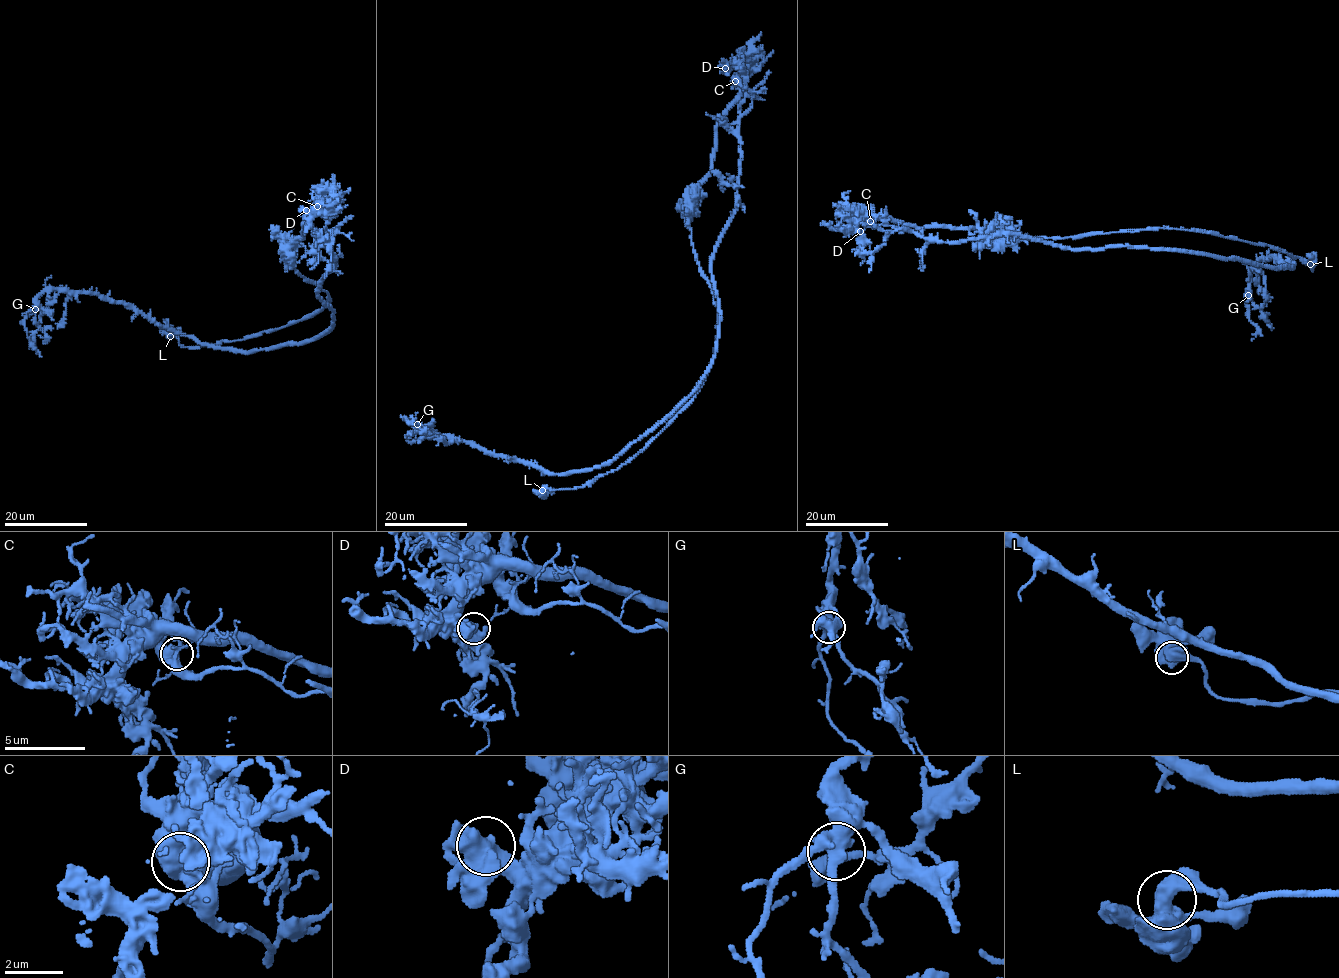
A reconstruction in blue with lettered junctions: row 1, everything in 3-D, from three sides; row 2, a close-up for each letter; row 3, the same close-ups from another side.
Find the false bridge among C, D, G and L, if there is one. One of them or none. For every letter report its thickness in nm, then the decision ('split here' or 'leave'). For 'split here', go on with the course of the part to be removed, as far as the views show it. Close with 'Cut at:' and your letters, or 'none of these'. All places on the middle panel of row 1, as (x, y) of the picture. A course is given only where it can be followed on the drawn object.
C: calibre 480 nm; split here; course (736, 81), (736, 211), (711, 262), (719, 336), (699, 385), (605, 463), (557, 474), (403, 419), (418, 412)
D: calibre 500 nm; leave
G: calibre 440 nm; leave
L: calibre 440 nm; leave
Cut at: C

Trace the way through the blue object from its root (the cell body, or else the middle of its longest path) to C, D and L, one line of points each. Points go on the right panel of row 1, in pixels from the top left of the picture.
C: (962, 240), (930, 241), (914, 232), (898, 231), (891, 225), (875, 226), (870, 221)
D: (962, 240), (930, 241), (914, 232), (898, 231), (891, 225), (875, 226), (863, 217), (857, 226), (860, 231)
L: (962, 240), (930, 241), (870, 220), (1023, 238), (1187, 229), (1310, 264)

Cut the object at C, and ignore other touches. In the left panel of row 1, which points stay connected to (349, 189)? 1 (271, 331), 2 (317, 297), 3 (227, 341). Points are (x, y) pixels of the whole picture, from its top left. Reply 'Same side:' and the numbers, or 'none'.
Same side: 1, 3

